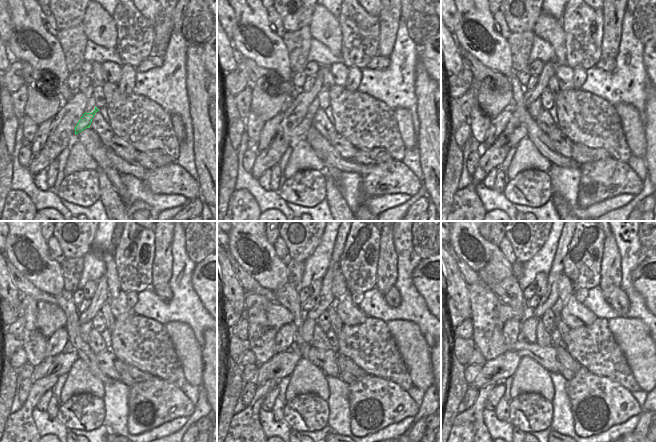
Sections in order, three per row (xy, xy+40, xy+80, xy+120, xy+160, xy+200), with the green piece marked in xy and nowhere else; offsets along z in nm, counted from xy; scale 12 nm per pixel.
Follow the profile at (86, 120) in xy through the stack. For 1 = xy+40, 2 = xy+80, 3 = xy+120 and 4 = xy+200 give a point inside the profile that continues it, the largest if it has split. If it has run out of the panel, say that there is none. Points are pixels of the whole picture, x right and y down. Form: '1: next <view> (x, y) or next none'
1: next xy+40 (300, 131)
2: next xy+80 (520, 132)
3: next xy+120 (60, 364)
4: next xy+200 (504, 366)

